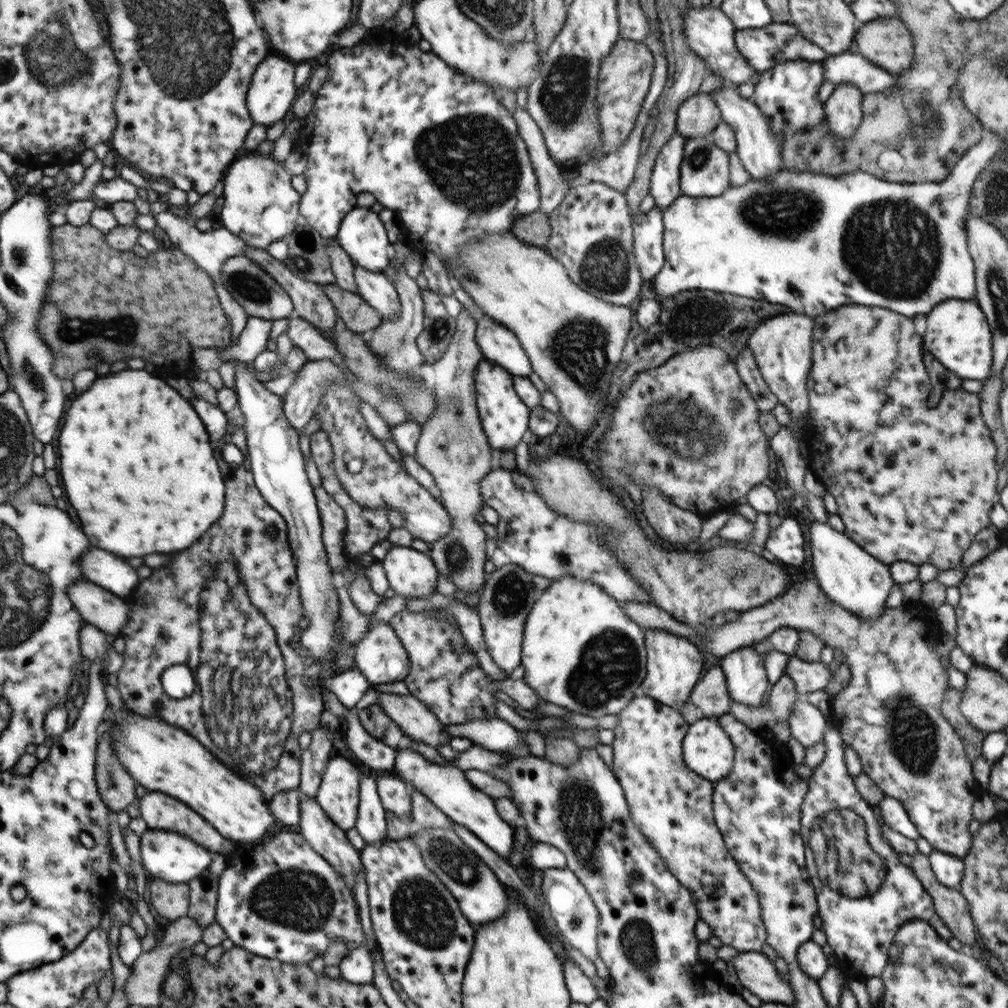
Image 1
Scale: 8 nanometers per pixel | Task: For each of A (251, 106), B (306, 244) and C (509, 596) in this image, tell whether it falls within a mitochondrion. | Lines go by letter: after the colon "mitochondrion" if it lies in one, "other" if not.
A: other
B: mitochondrion
C: mitochondrion

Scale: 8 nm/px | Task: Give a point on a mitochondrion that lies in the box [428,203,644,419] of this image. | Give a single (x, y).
(580, 346)

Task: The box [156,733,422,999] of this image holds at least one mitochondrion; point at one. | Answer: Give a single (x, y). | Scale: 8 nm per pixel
(294, 898)

